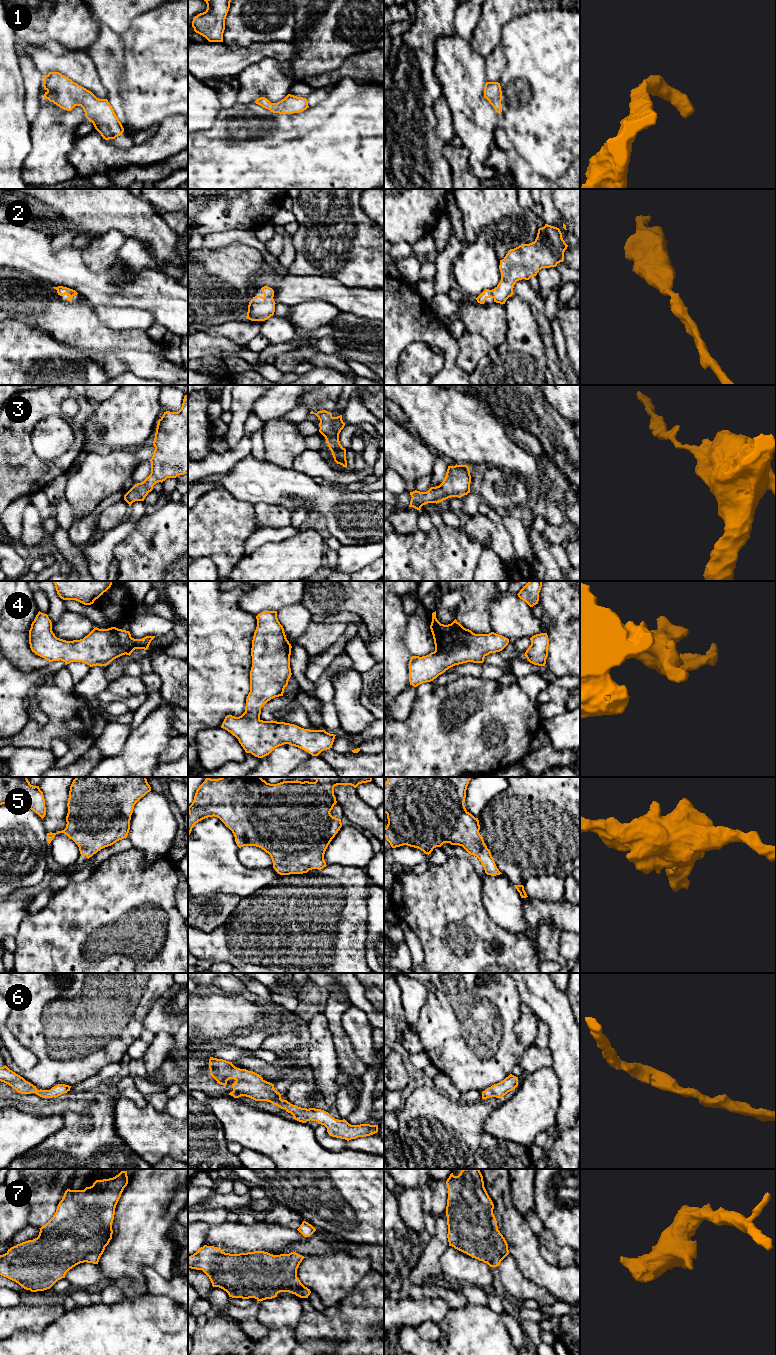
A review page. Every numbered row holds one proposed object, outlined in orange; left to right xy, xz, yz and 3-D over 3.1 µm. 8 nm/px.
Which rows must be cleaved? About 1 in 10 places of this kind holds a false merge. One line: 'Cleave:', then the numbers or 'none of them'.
Cleave: none of them

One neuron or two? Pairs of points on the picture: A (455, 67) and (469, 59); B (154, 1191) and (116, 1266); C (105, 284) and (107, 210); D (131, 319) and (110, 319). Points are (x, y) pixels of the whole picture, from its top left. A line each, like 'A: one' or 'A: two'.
A: one
B: one
C: two
D: one

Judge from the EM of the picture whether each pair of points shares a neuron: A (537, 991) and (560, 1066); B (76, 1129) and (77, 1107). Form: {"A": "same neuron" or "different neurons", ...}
{"A": "same neuron", "B": "different neurons"}

